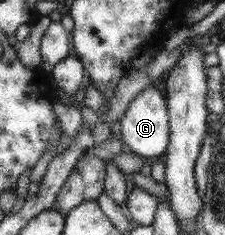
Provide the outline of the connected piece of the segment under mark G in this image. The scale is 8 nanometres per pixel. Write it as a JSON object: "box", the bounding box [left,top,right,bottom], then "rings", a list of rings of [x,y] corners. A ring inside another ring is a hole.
{"box":[117,84,171,158],"rings":[[[153,84],[140,93],[130,104],[129,110],[120,121],[117,131],[132,153],[146,158],[166,155],[171,140],[171,117],[169,116],[168,100]]]}

